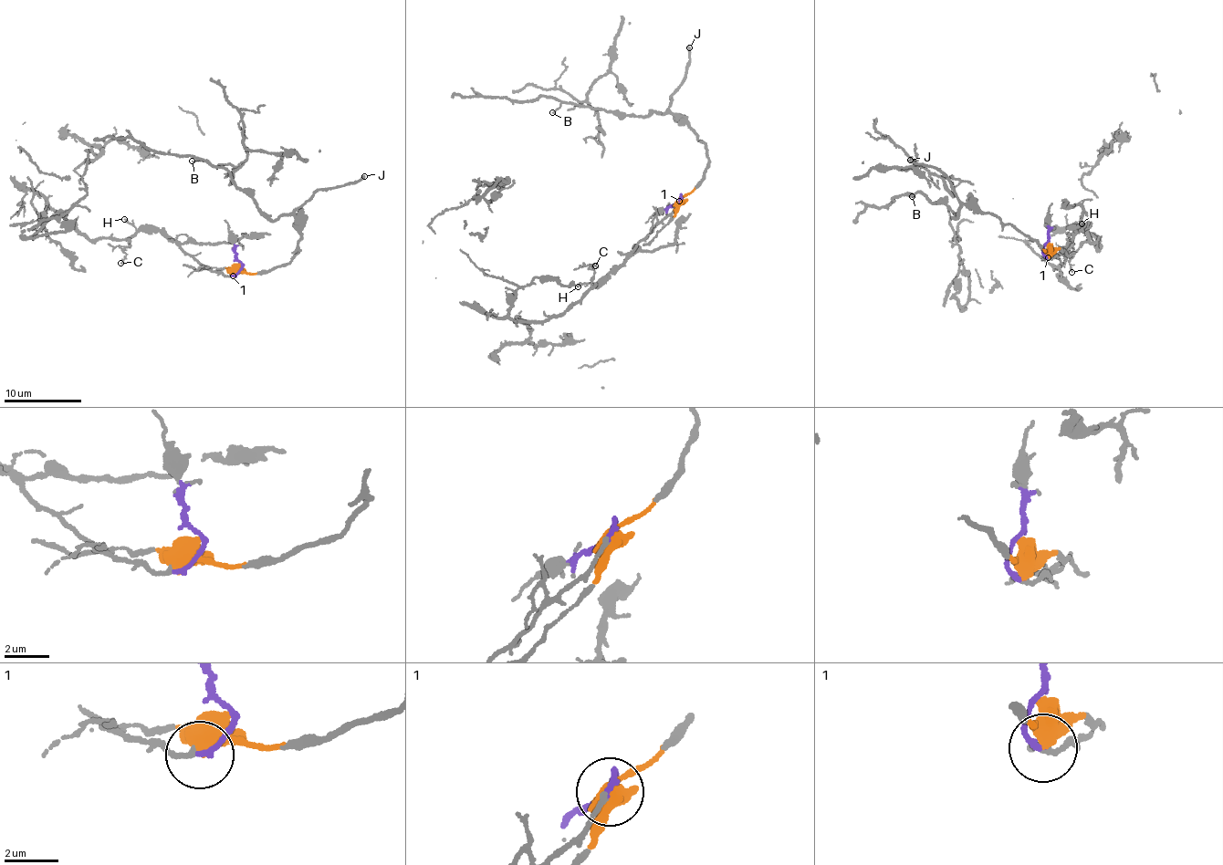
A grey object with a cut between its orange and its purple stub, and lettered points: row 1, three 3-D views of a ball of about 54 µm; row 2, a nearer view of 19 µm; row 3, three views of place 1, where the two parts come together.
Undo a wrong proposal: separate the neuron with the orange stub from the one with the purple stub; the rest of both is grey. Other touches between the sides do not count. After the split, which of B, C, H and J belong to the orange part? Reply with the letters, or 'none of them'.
B, J

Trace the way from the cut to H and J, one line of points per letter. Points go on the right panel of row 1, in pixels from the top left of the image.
H: (1048, 242), (1044, 255), (1057, 258), (1081, 225), (1086, 229), (1081, 224)
J: (1048, 244), (1044, 251), (1036, 242), (994, 216), (980, 213), (955, 196), (946, 175), (910, 160)

